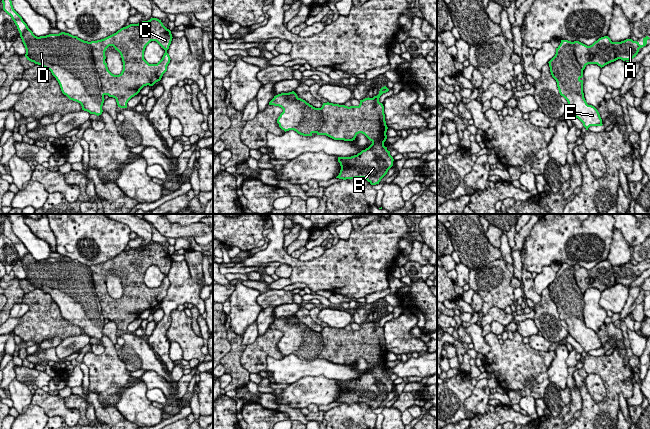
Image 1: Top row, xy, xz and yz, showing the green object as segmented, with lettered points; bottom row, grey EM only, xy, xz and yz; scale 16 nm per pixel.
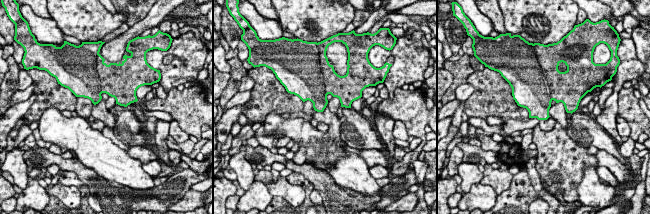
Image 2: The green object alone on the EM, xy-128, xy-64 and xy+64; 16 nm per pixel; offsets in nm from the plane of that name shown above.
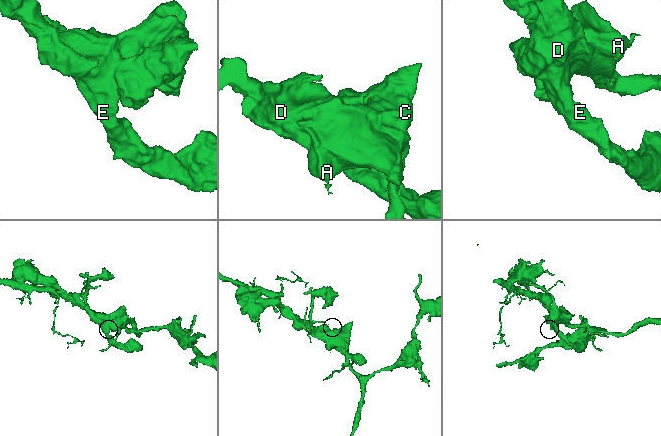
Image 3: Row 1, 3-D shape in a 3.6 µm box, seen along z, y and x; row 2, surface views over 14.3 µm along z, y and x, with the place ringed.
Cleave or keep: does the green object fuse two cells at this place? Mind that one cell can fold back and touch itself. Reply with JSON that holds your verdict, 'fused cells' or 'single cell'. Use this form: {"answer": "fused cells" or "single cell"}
{"answer": "fused cells"}

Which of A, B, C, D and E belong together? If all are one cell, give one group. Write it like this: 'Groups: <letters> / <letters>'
Groups: A D E / B C

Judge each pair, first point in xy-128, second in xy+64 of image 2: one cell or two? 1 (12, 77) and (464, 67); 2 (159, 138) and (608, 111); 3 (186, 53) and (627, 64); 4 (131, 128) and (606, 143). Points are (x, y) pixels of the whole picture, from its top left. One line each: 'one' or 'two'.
1: one
2: one
3: one
4: one

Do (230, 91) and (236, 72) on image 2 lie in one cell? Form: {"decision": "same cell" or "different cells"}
{"decision": "same cell"}

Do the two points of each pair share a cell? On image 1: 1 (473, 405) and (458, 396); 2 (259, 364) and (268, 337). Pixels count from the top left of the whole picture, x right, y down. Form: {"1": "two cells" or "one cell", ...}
{"1": "two cells", "2": "one cell"}

